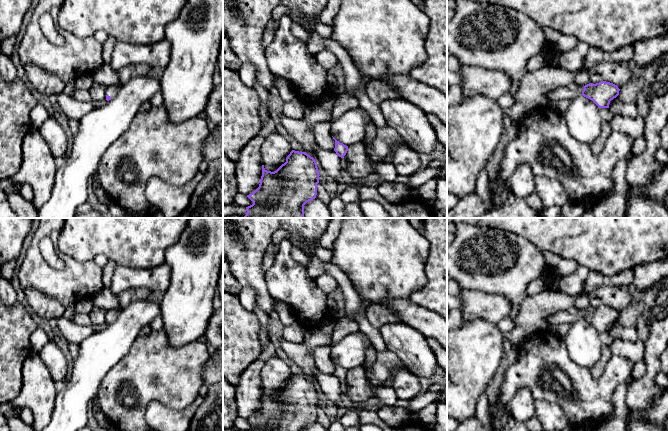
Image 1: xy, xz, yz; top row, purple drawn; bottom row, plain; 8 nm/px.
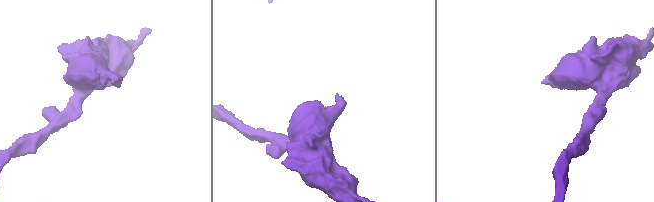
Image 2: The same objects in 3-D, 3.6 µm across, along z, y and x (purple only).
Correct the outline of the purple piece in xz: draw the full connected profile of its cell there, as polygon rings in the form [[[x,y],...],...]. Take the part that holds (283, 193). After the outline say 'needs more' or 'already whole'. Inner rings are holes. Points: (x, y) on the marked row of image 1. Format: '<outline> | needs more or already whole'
[[[295,150],[290,152],[286,158],[286,162],[274,172],[267,171],[264,165],[262,165],[262,176],[259,187],[253,193],[247,195],[253,204],[246,207],[247,213],[244,218],[305,218],[304,205],[316,198],[319,176],[315,159],[305,152]]] | already whole

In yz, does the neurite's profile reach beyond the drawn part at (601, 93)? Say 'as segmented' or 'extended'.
extended

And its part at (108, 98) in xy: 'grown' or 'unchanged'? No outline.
grown

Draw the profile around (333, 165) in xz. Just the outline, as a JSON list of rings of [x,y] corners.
[[[318,147],[314,159],[333,180],[339,182],[340,174],[345,168],[344,158],[339,157],[335,151]]]

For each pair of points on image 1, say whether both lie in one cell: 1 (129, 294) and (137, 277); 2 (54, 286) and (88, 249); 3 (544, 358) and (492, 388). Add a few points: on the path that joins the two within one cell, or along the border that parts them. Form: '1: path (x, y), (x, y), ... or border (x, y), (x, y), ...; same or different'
1: border (151, 290), (145, 288), (126, 288), (116, 294); different
2: border (59, 251), (79, 261), (92, 260); different
3: border (515, 362), (500, 390), (505, 405); different

